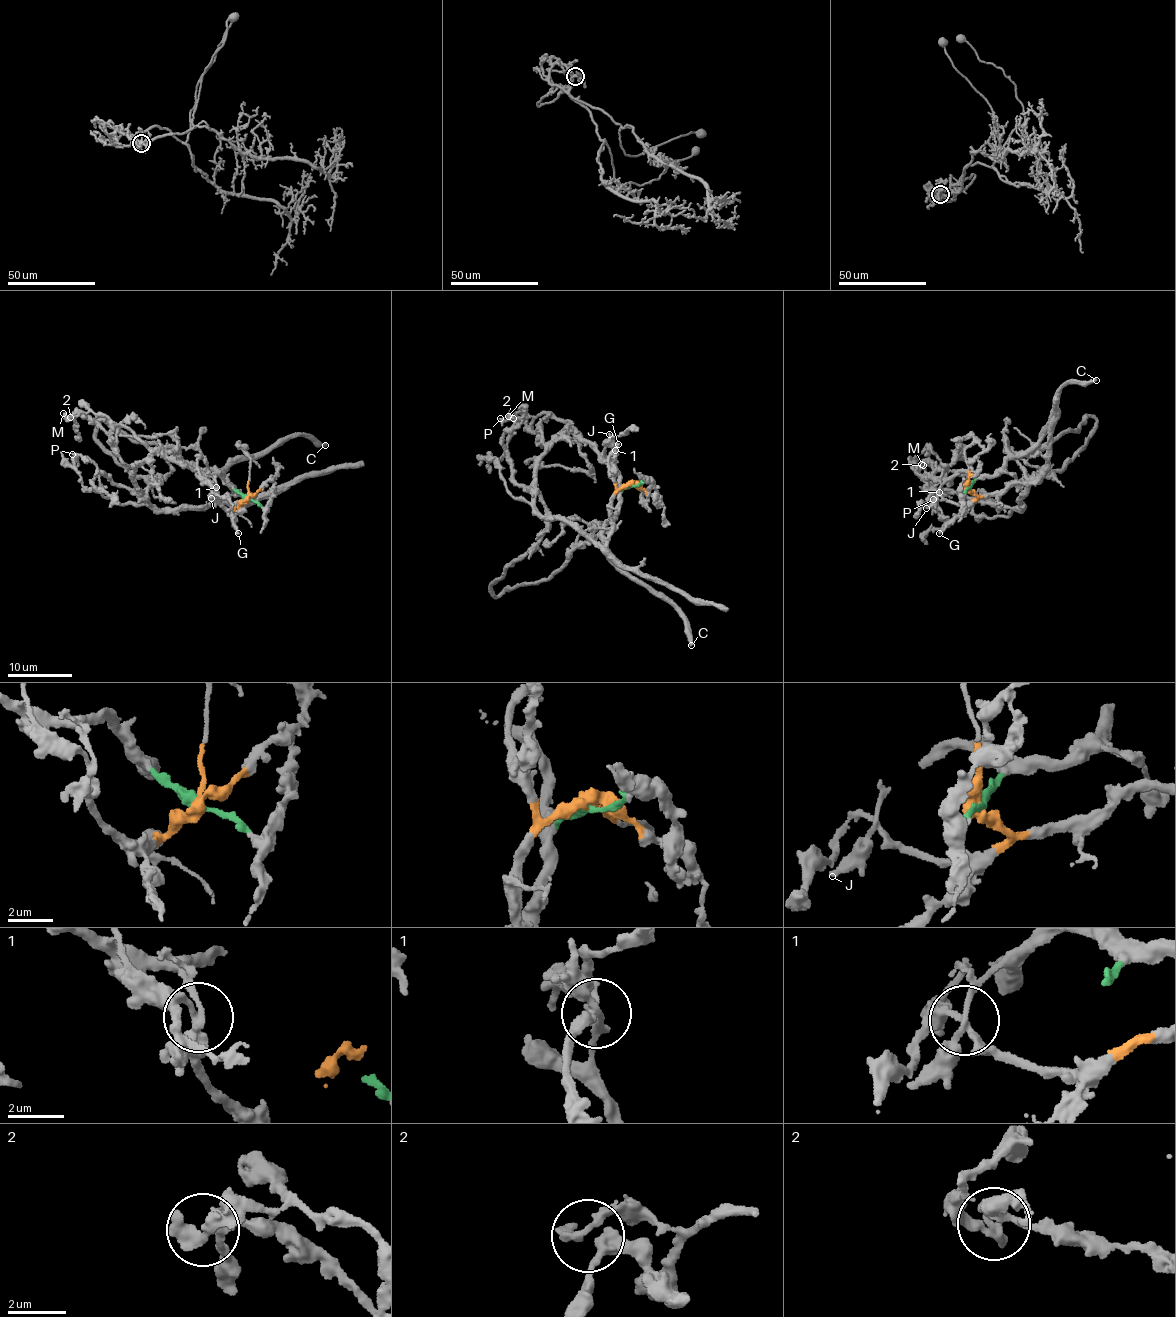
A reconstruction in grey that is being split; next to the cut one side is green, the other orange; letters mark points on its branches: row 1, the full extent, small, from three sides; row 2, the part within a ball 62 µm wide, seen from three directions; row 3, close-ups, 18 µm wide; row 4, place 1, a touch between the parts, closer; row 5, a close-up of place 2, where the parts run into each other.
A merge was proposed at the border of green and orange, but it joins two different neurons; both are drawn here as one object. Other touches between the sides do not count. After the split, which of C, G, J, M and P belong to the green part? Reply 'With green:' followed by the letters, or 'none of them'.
With green: C, J, M, P

